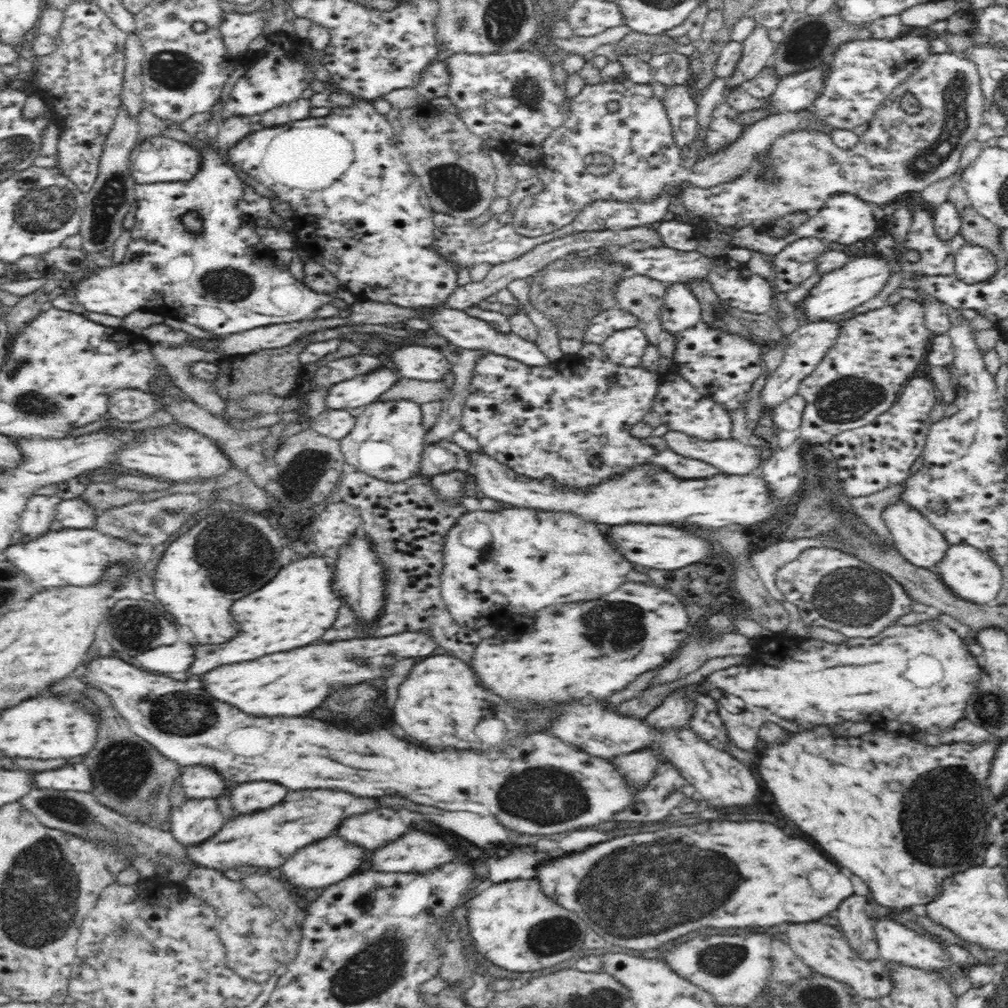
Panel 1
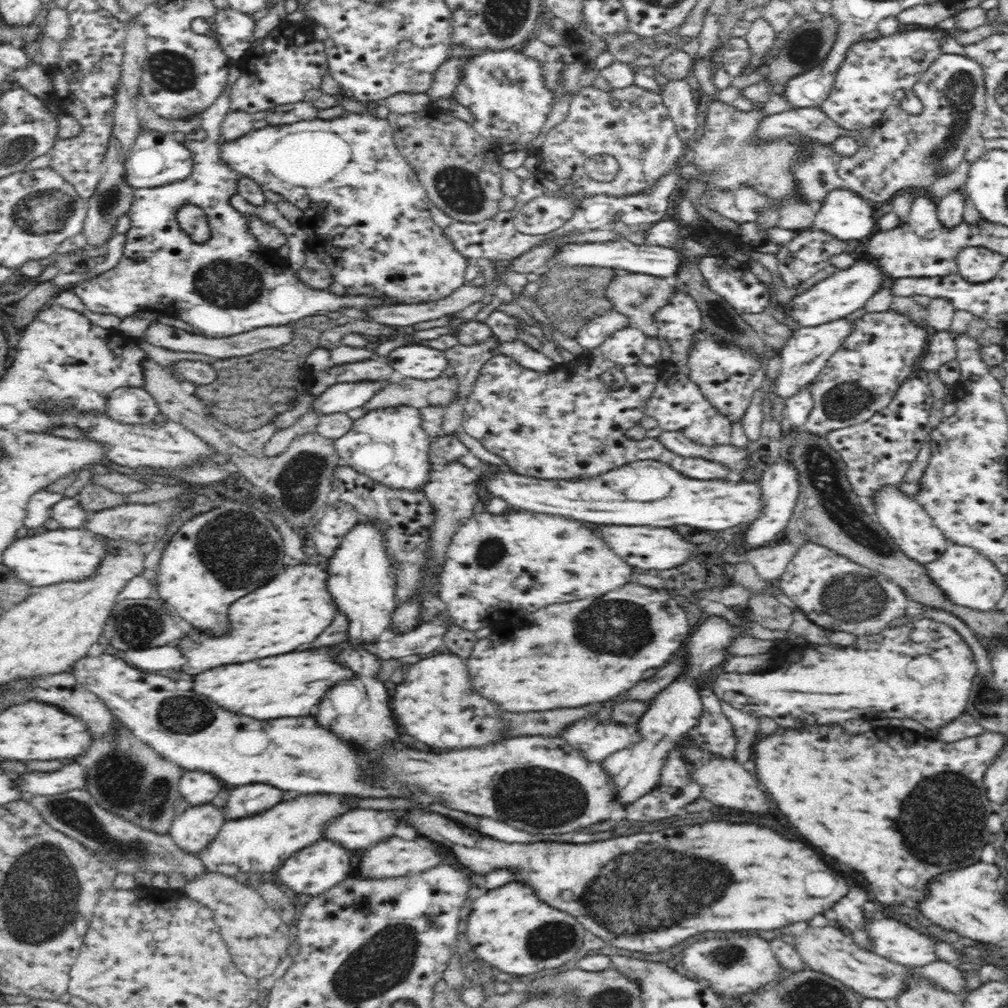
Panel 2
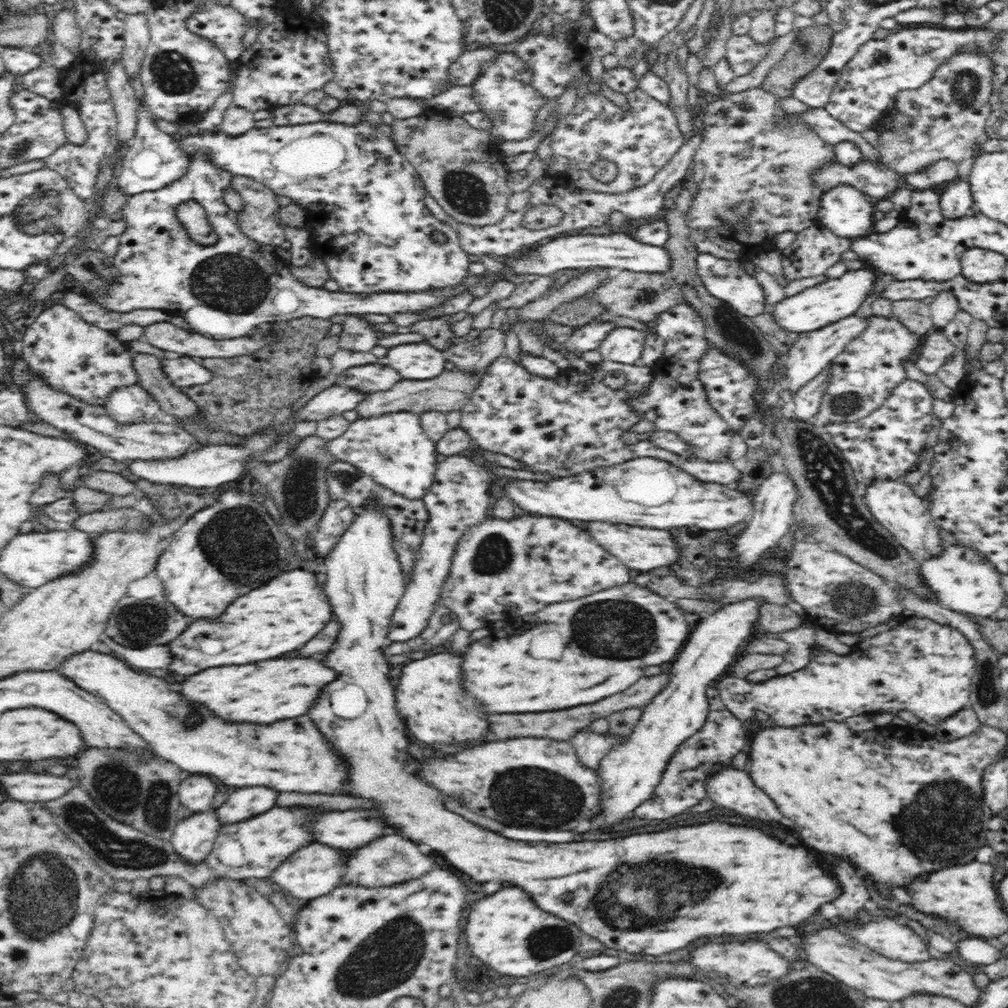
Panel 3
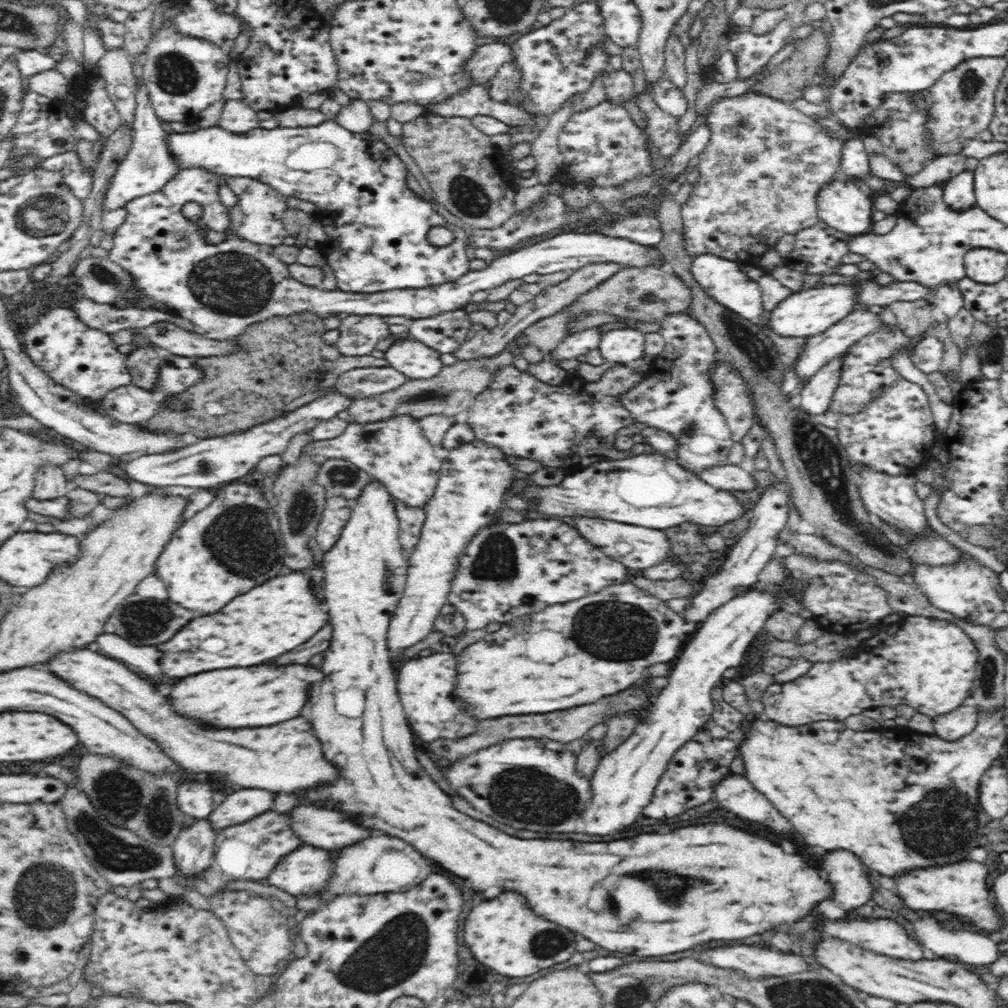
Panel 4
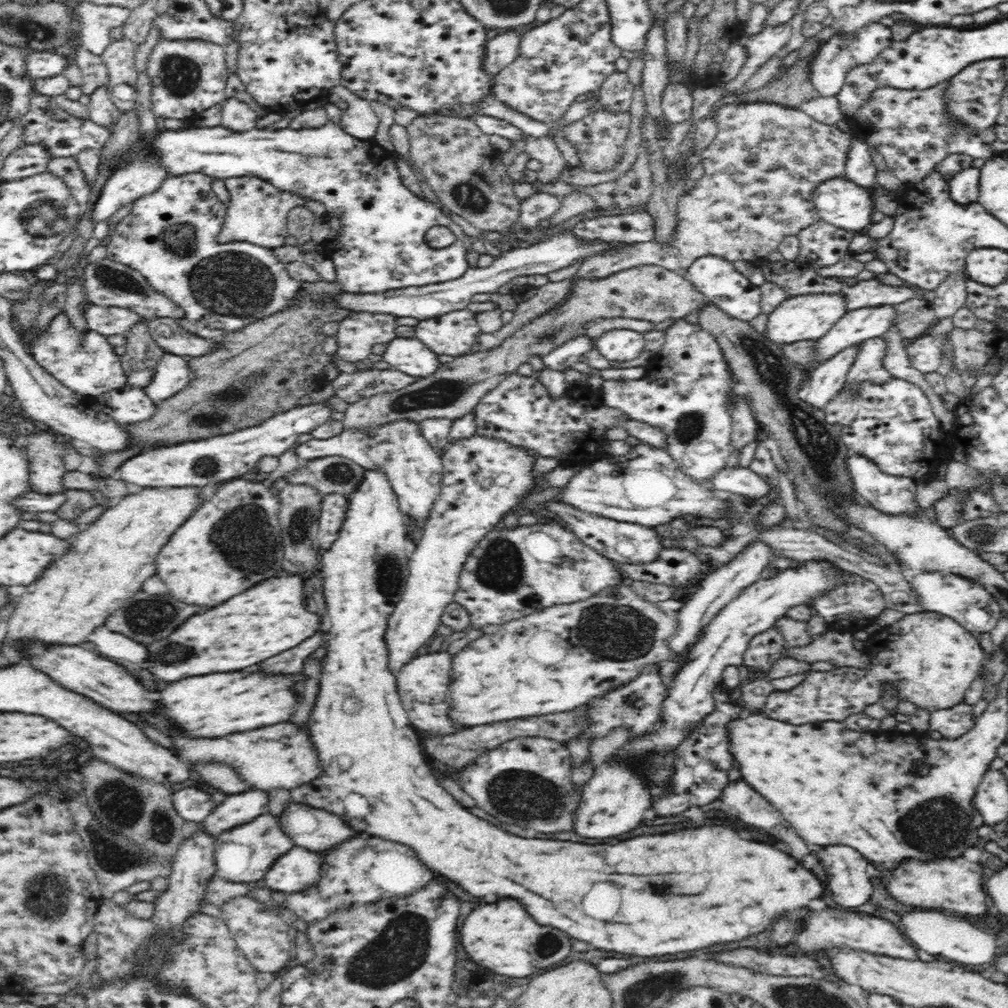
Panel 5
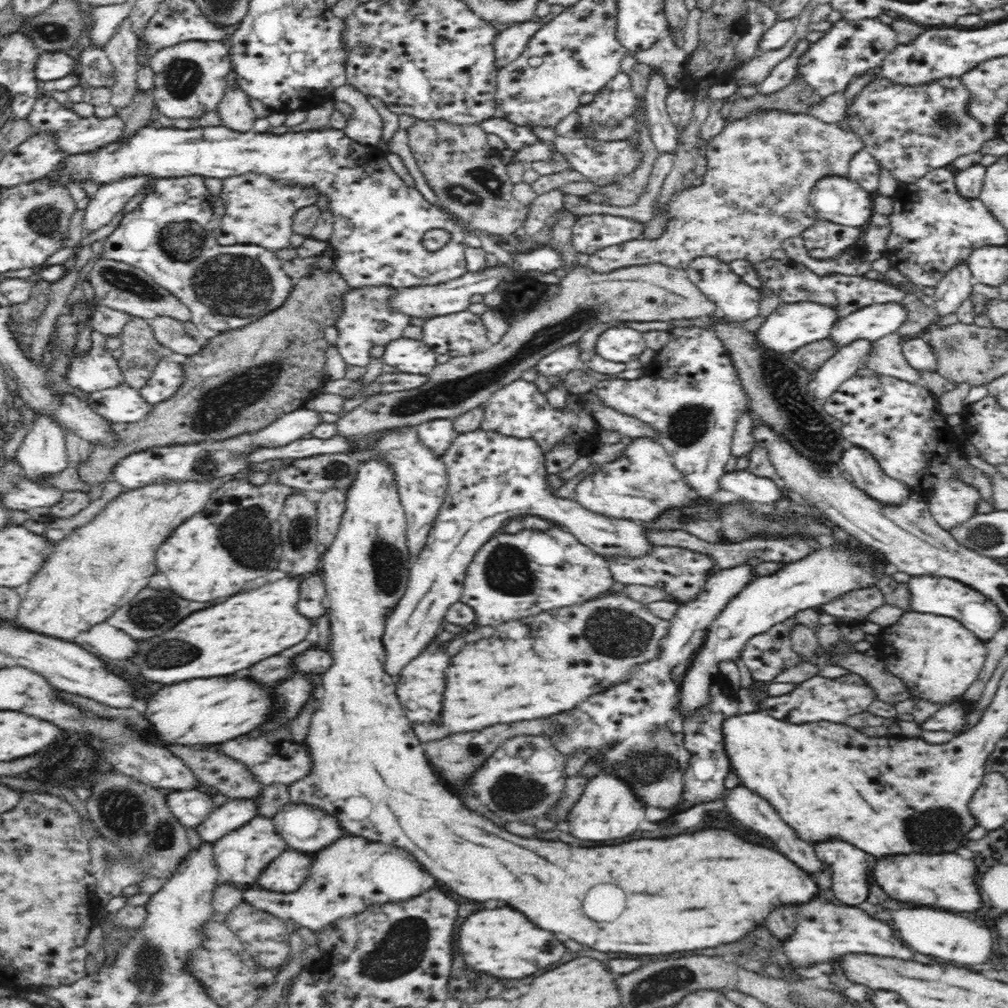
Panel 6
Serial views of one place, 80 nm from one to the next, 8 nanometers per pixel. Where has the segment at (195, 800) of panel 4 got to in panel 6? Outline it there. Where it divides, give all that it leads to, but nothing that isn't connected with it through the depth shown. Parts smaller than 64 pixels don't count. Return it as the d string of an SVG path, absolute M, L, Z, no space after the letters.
M196 789L169 791L166 796L168 810L188 829L194 829L214 812L210 796Z

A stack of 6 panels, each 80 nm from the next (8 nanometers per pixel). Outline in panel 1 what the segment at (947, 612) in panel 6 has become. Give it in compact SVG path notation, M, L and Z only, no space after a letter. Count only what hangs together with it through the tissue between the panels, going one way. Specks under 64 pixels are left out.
M949 545L944 558L933 570L958 597L978 605L993 604L1003 584L1002 567L986 553L970 545Z

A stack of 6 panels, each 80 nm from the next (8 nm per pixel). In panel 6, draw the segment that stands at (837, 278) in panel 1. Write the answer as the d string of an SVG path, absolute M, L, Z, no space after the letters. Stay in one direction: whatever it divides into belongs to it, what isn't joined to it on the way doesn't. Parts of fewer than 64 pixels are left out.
M802 301L795 303L781 303L773 310L758 329L756 339L762 349L770 349L780 355L788 355L801 348L827 338L838 321L838 309L832 305L824 305L818 302Z

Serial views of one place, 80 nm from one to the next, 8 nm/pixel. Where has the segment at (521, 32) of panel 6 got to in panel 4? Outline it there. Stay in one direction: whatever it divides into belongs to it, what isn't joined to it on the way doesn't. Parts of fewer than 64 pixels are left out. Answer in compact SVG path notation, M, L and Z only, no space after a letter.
M498 40L478 47L478 50L466 59L463 69L469 72L472 82L482 85L496 74L500 66L512 60L514 58L511 46L505 44L503 40Z

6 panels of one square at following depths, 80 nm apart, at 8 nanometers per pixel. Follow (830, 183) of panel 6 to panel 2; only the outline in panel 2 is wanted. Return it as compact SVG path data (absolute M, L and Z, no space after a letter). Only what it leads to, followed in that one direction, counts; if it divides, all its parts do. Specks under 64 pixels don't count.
M846 188L832 190L815 210L809 230L823 230L838 240L862 240L878 230L875 205Z

